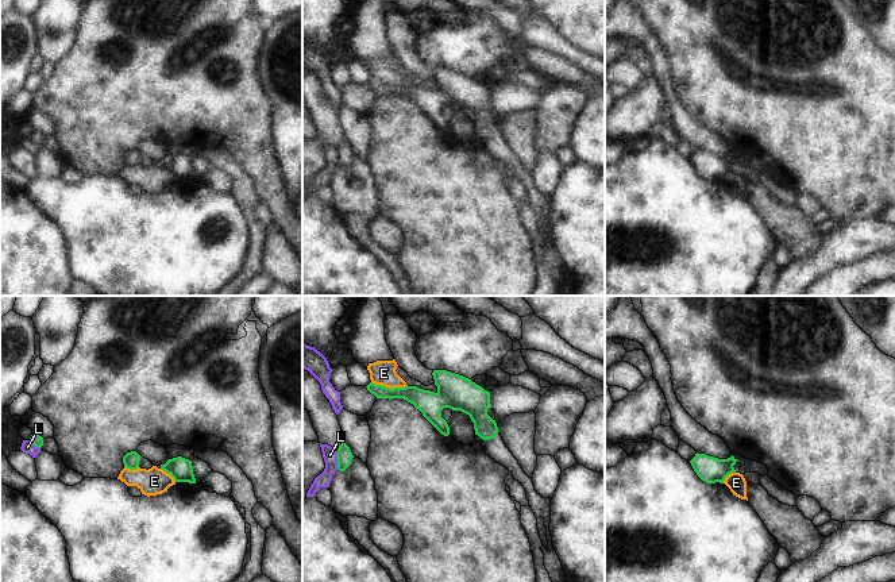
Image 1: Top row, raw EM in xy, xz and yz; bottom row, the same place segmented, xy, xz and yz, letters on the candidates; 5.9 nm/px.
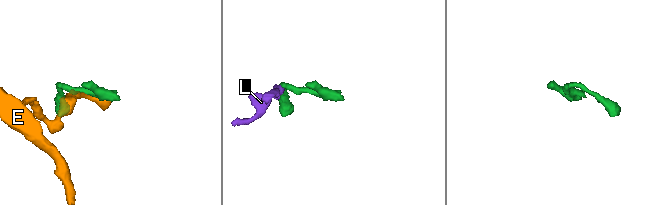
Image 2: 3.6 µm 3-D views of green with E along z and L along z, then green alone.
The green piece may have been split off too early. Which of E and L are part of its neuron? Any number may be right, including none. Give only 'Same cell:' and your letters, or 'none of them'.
Same cell: none of them.

